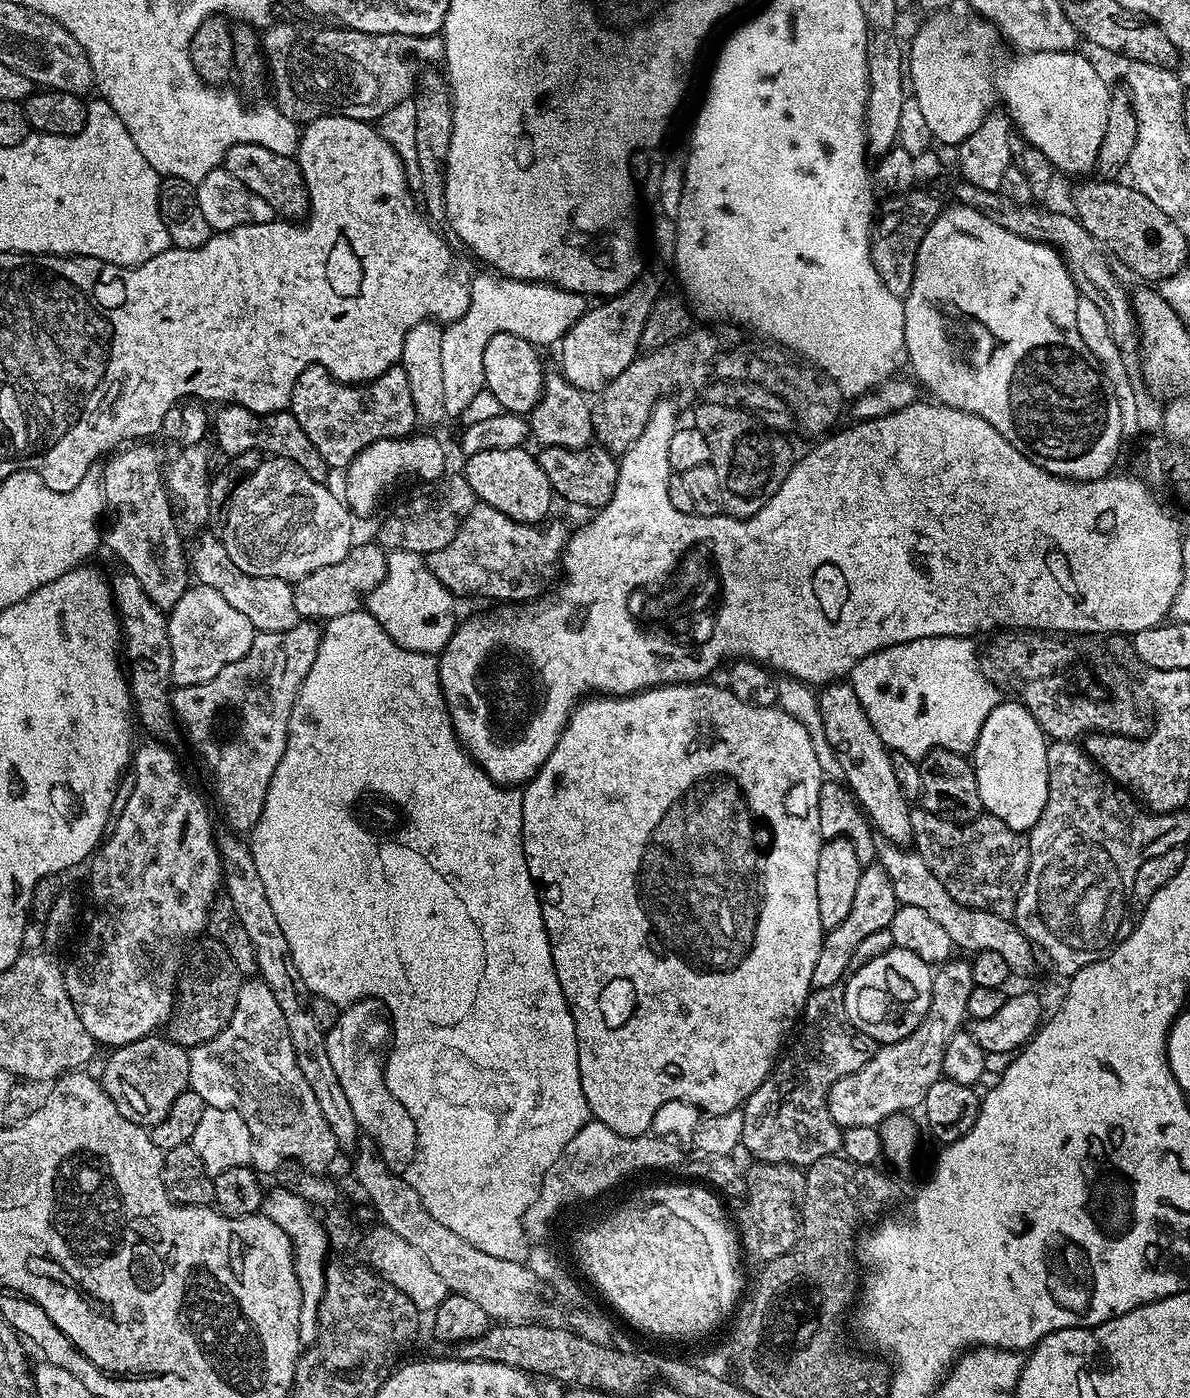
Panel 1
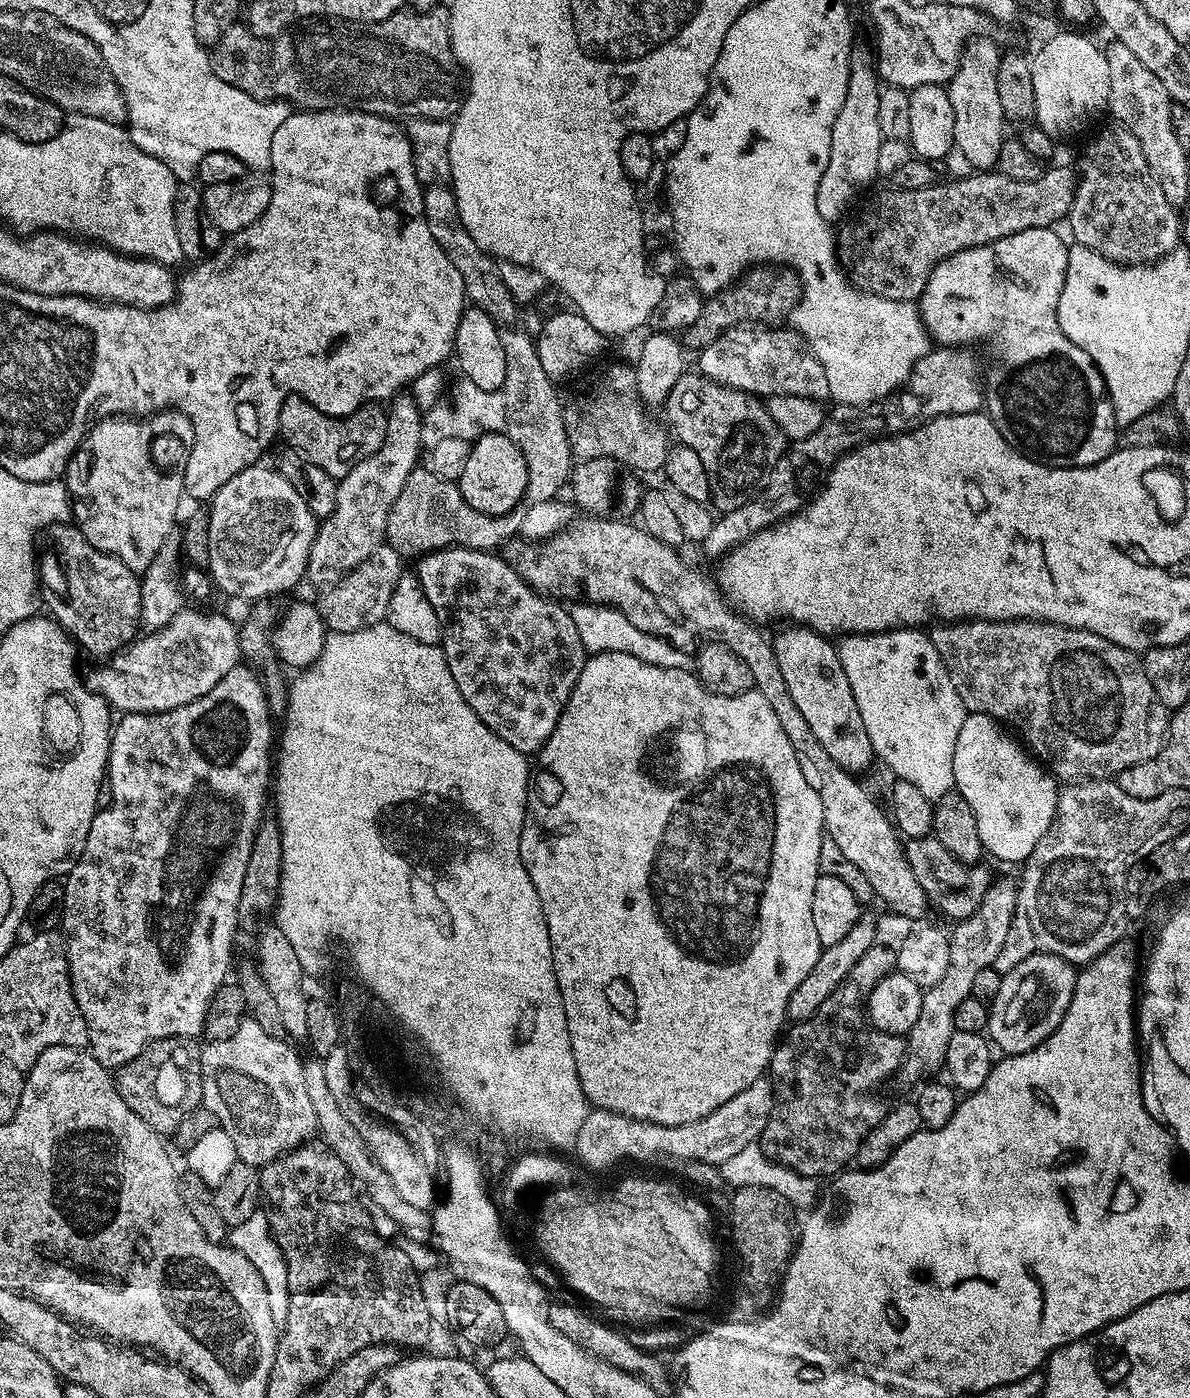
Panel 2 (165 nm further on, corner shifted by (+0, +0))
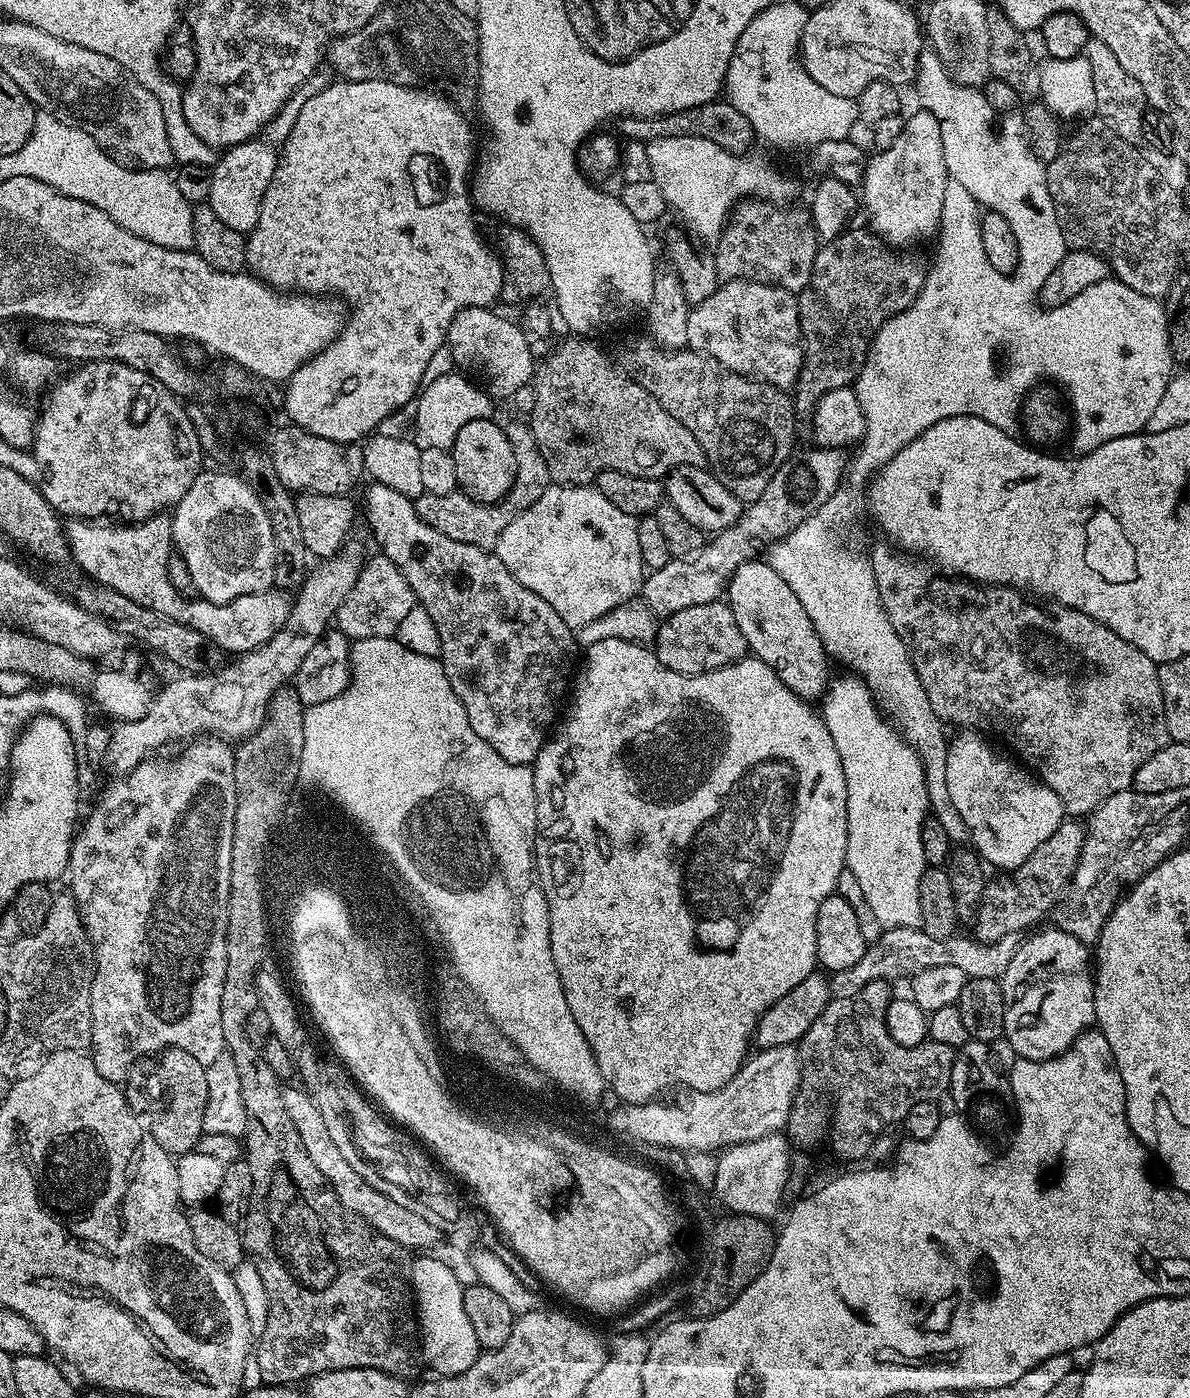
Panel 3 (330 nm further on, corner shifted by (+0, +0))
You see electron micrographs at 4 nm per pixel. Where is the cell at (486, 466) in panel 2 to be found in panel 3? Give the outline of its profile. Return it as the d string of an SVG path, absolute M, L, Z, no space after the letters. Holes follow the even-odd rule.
M495 419L466 422L458 430L450 449L454 458L454 470L458 470L458 488L465 496L479 504L493 504L508 493L516 477L514 450L508 441L508 433L495 424Z

